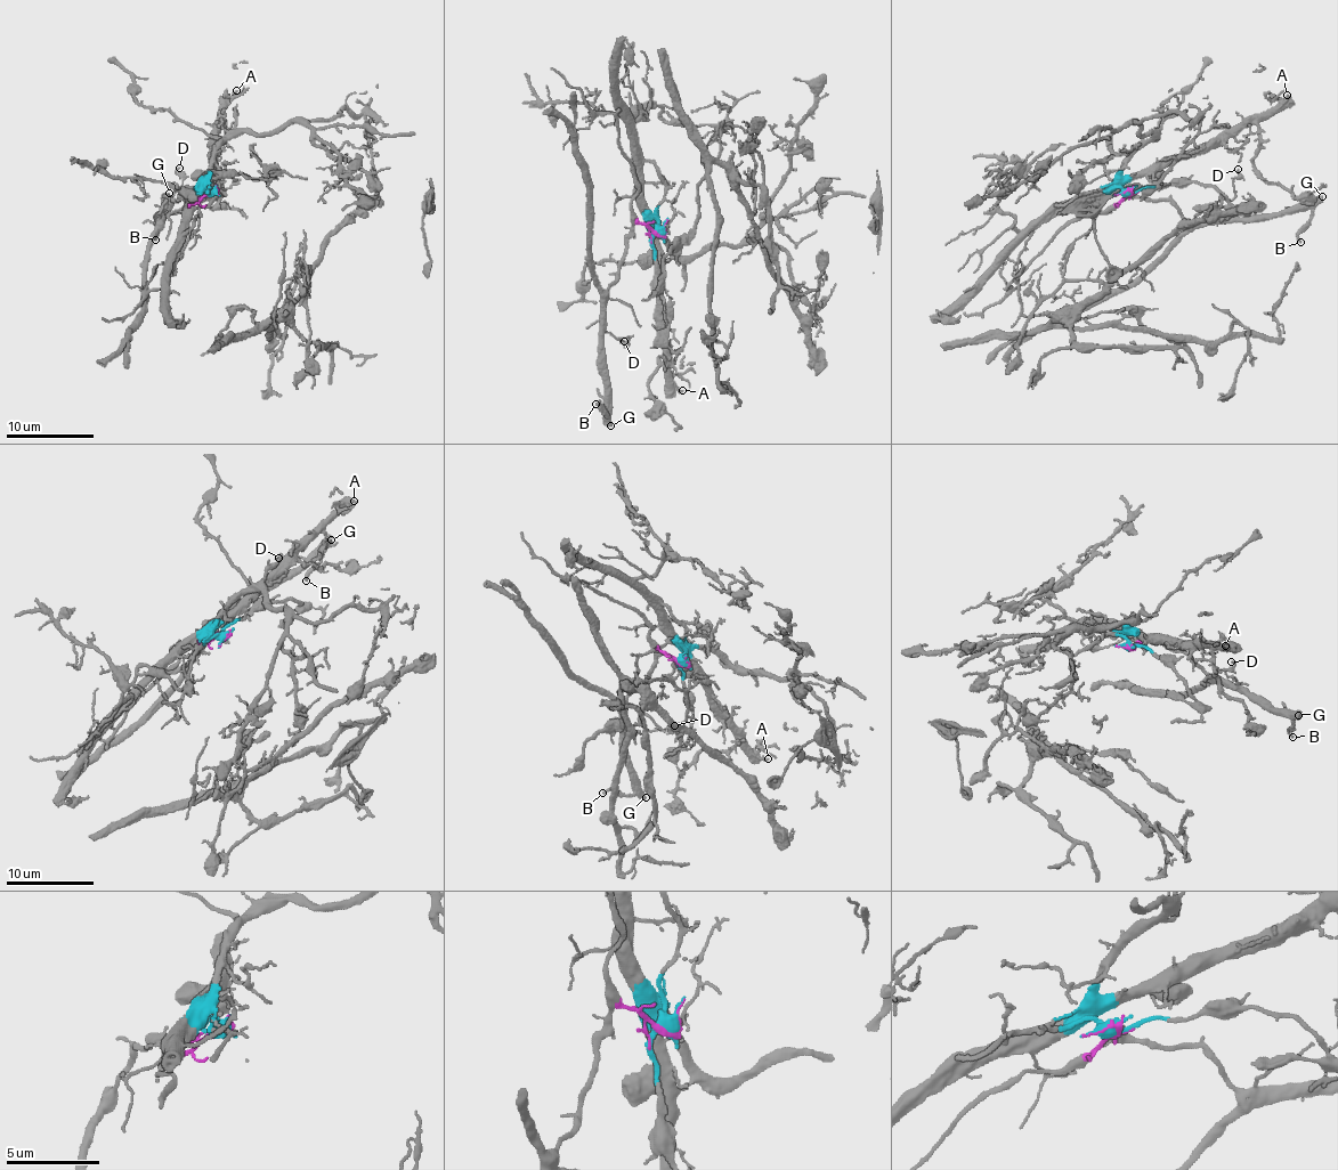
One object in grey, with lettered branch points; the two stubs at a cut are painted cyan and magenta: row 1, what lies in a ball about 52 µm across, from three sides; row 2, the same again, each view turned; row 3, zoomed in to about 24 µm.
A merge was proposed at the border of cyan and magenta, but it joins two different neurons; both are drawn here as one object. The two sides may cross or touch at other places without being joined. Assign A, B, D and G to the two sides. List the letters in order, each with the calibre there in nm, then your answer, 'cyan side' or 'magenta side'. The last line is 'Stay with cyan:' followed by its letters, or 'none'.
A: 170 nm thick; cyan side
B: 130 nm thick; magenta side
D: 130 nm thick; magenta side
G: 480 nm thick; magenta side
Stay with cyan: A

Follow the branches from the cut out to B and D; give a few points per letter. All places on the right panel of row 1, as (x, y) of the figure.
B: (1130, 193), (1119, 204), (1128, 197), (1164, 198), (1191, 220), (1270, 219), (1310, 208), (1300, 243)
D: (1130, 193), (1119, 204), (1128, 197), (1164, 198), (1191, 220), (1219, 220), (1229, 212), (1239, 169)

